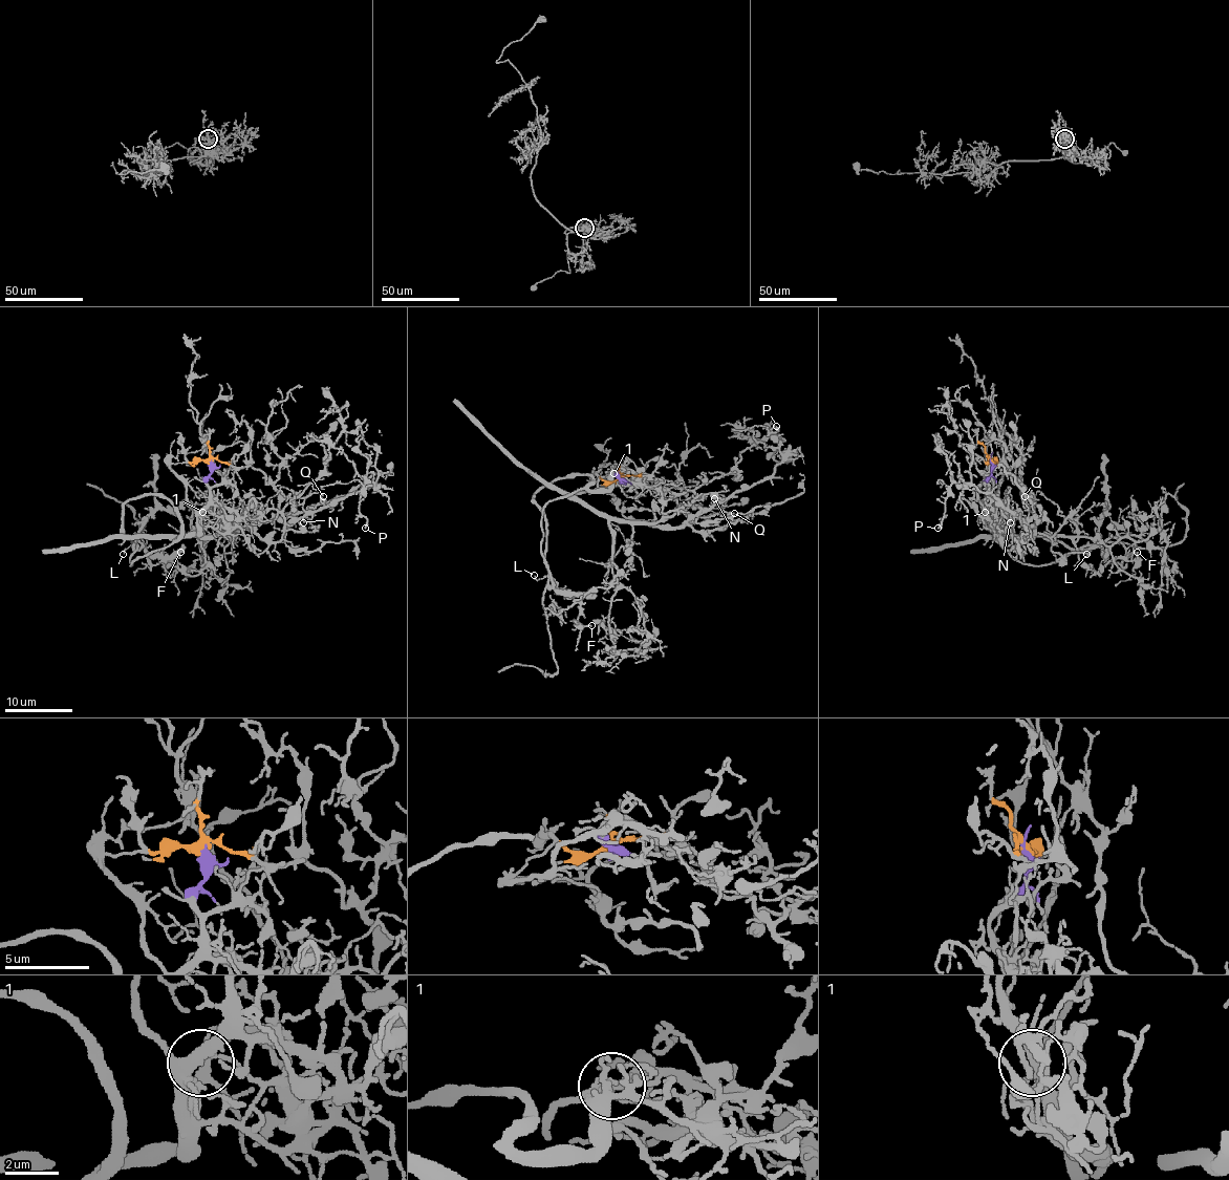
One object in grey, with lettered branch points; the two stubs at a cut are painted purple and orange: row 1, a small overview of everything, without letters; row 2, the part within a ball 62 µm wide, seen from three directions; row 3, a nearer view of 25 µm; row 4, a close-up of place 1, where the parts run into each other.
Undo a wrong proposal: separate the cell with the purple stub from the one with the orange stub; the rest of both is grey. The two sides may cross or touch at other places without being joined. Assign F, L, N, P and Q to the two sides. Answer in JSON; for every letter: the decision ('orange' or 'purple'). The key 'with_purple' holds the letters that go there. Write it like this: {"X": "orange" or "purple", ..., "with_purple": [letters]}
{"F": "orange", "L": "purple", "N": "orange", "P": "orange", "Q": "orange", "with_purple": ["L"]}

